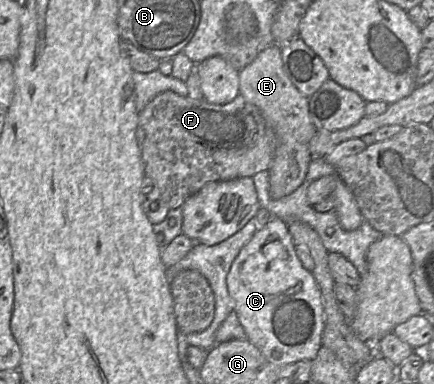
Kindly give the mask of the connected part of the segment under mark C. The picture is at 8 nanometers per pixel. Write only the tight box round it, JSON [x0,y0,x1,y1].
[227,216,324,366]

